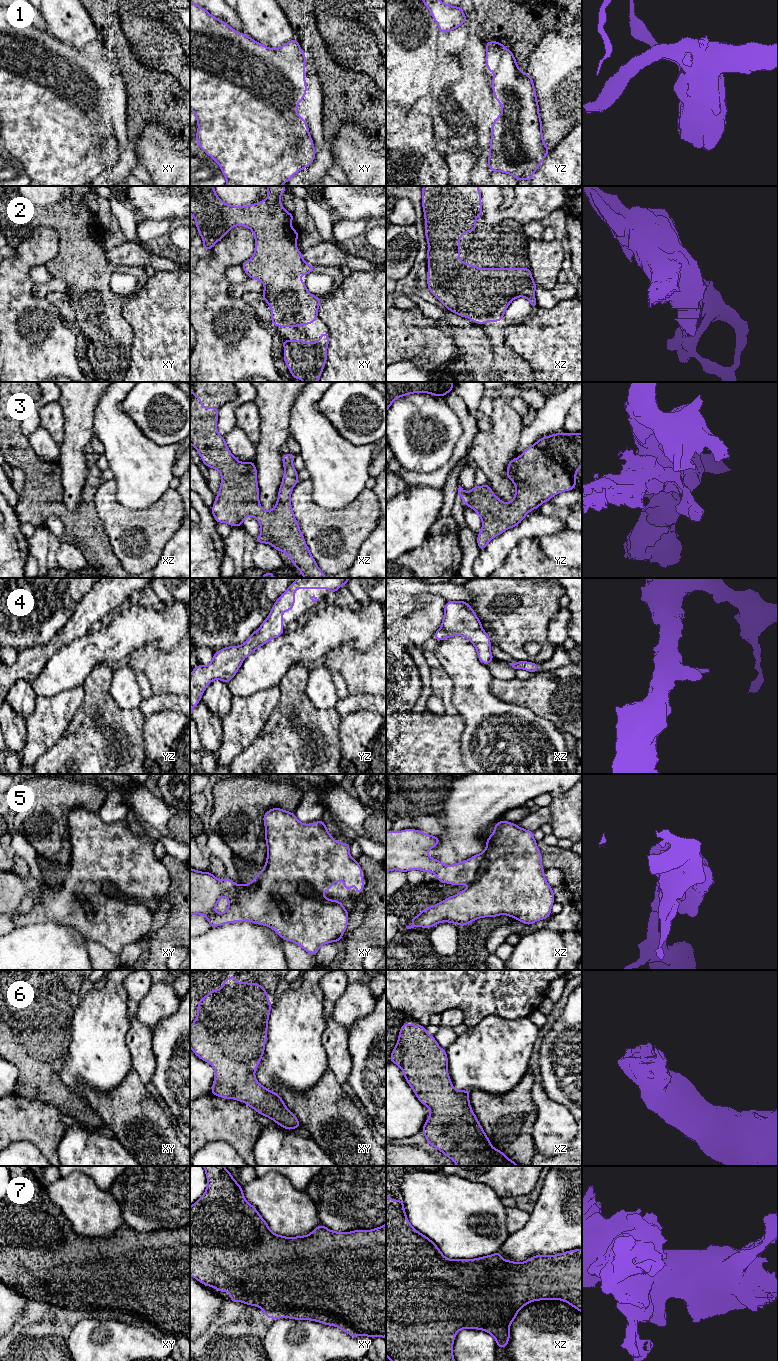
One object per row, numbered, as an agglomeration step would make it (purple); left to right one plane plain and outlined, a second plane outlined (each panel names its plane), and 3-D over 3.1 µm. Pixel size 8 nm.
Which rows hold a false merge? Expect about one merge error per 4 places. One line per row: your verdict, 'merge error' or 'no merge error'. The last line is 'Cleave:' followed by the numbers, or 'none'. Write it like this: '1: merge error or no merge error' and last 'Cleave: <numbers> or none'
1: merge error
2: no merge error
3: no merge error
4: no merge error
5: no merge error
6: no merge error
7: no merge error
Cleave: 1

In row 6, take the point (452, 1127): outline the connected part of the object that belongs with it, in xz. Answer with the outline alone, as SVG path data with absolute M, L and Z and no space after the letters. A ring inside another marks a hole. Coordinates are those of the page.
M402 1024L390 1061L401 1068L417 1099L430 1110L421 1130L427 1144L441 1151L457 1166L520 1166L491 1145L470 1106L470 1090L458 1091L453 1087L448 1074L447 1051L427 1033L426 1027Z

